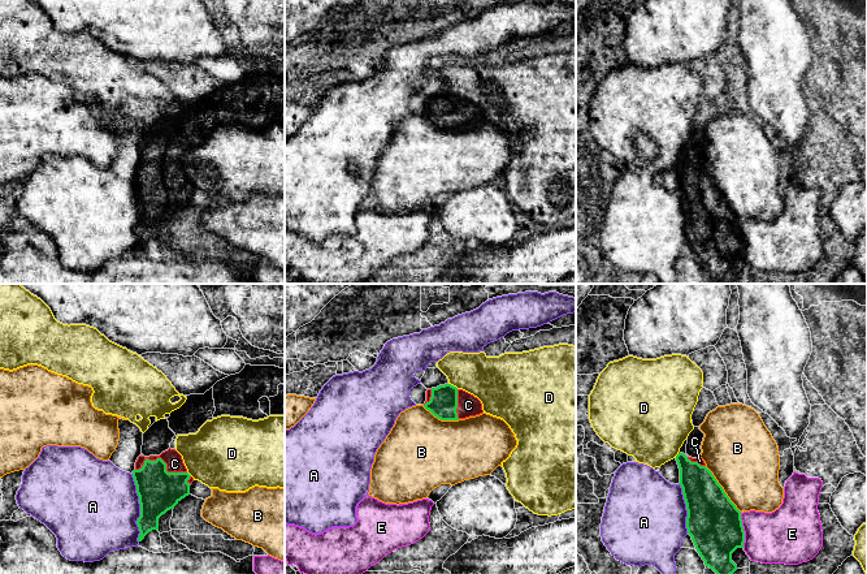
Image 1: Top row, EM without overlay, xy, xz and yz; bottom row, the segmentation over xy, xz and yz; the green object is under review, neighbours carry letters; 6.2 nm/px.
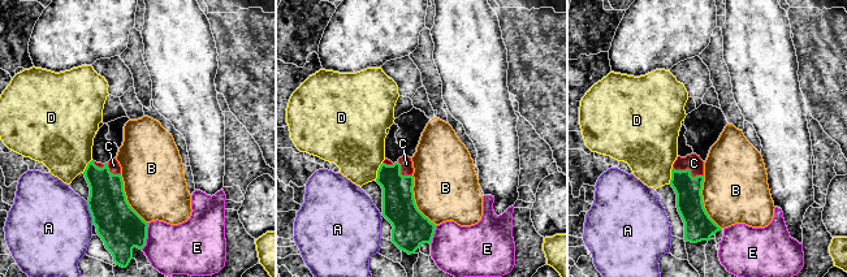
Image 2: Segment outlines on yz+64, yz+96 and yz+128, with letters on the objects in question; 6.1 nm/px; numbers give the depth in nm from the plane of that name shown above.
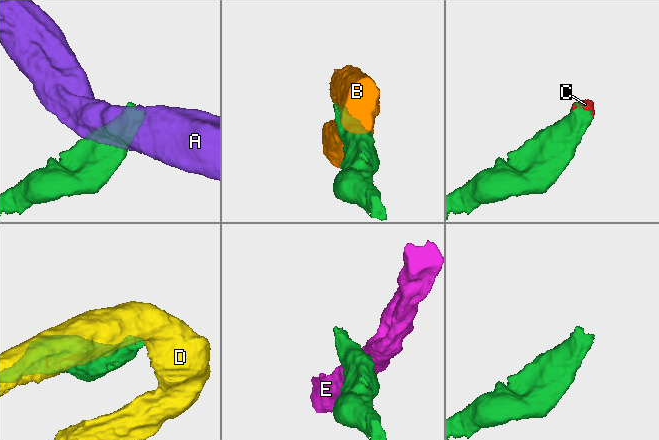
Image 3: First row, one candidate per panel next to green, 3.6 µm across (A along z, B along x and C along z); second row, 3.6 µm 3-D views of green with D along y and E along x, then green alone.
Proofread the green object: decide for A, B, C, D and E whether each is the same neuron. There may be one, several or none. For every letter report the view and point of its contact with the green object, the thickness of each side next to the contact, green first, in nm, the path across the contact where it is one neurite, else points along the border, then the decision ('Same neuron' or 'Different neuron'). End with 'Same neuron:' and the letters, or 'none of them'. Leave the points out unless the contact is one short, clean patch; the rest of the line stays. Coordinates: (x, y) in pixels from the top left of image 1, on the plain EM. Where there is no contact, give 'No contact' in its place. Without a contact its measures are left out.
A: Touches green at xy (141, 216). Thickness 260 nm (green) against 480 nm. Different neuron
B: Touches green at yz (723, 198). Thickness 340 nm (green) against 440 nm. Different neuron
C: Touches green at xy (163, 169). Thickness 260 nm (green) against 110 nm. Path across: xy (159, 199), (163, 189), (163, 169), (174, 172). Same neuron
D: Touches green at xz (452, 94). Thickness 180 nm (green) against 280 nm. Boundary: xz (449, 91), (458, 96). Different neuron
E: Touches green at yz (742, 238). Thickness 340 nm (green) against 320 nm. Different neuron
Same neuron: C

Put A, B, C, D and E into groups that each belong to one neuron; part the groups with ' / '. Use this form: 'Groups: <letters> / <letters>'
Groups: A / B / C / D / E

